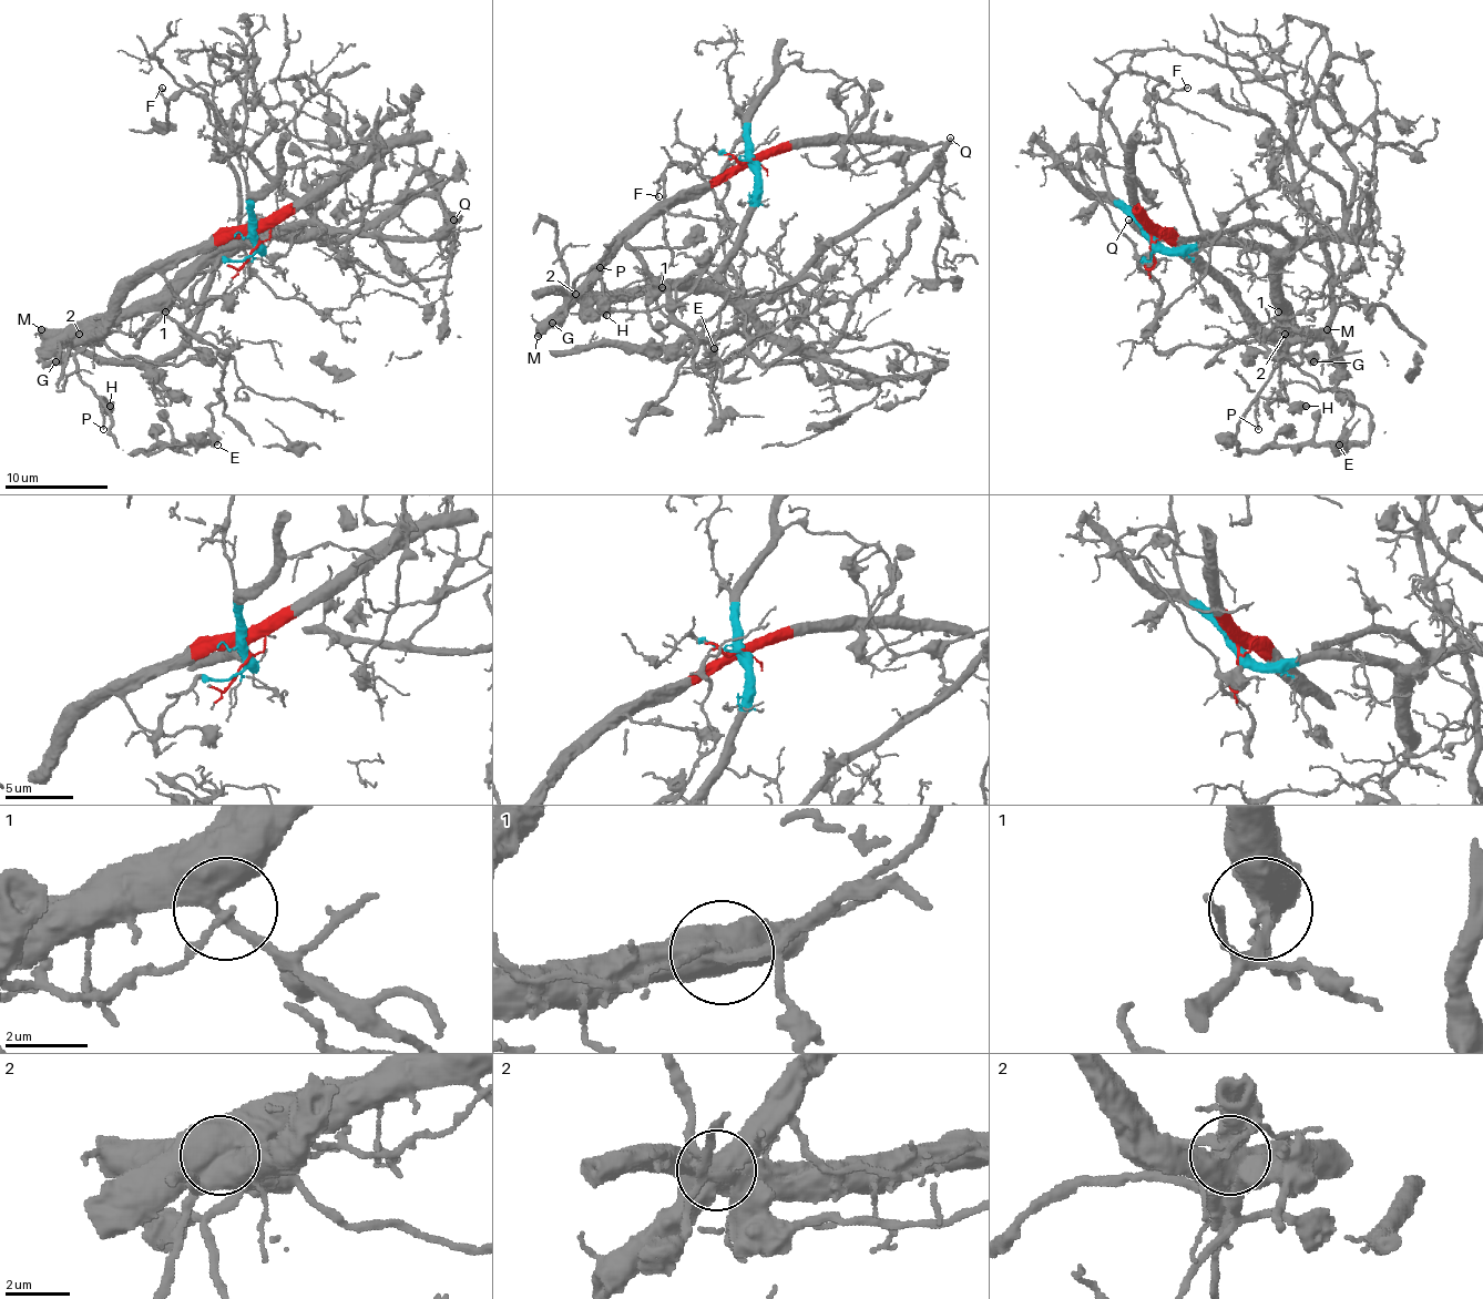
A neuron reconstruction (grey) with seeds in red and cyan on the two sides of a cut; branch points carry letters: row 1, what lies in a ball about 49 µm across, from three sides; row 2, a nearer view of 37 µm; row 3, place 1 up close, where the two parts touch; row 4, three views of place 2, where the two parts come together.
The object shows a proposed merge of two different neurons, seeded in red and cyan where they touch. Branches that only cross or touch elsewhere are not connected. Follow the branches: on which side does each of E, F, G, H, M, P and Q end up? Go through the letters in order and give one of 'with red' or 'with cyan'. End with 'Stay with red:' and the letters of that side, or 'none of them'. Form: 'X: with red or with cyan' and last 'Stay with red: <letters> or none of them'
E: with cyan
F: with cyan
G: with red
H: with red
M: with red
P: with red
Q: with cyan
Stay with red: G, H, M, P

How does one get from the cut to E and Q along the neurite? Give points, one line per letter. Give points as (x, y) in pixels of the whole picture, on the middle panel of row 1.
E: (750, 161), (754, 212), (740, 246), (707, 279), (660, 287), (691, 272), (727, 287), (707, 360), (715, 347)
Q: (750, 161), (754, 212), (735, 256), (715, 283), (743, 300), (766, 300), (891, 207), (951, 136)

